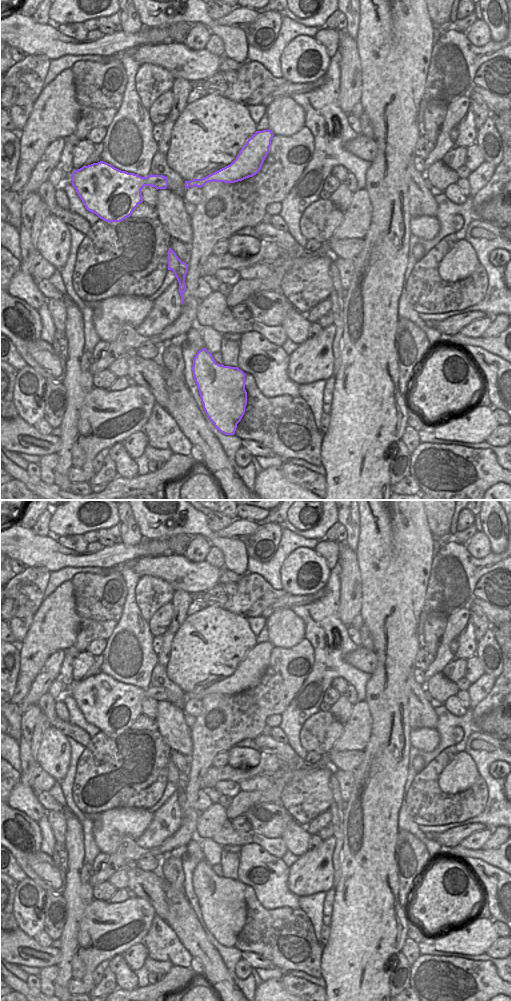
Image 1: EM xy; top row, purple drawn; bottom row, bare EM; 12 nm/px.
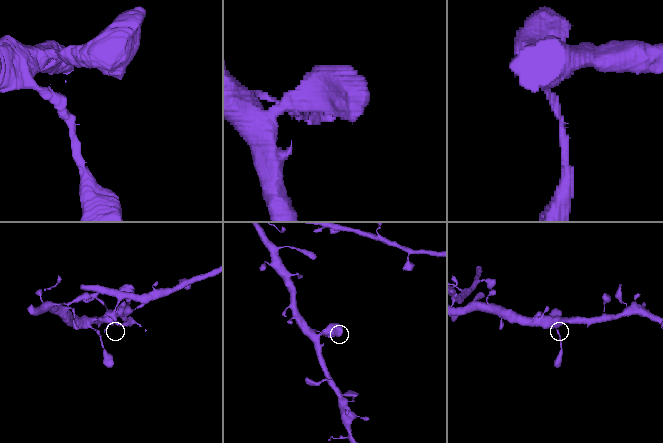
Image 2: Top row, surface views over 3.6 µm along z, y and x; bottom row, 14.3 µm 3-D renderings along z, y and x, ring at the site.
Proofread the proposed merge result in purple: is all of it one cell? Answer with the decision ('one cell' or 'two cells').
one cell

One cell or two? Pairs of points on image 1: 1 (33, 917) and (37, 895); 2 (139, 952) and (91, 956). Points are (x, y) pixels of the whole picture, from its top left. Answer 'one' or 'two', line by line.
1: one
2: two

